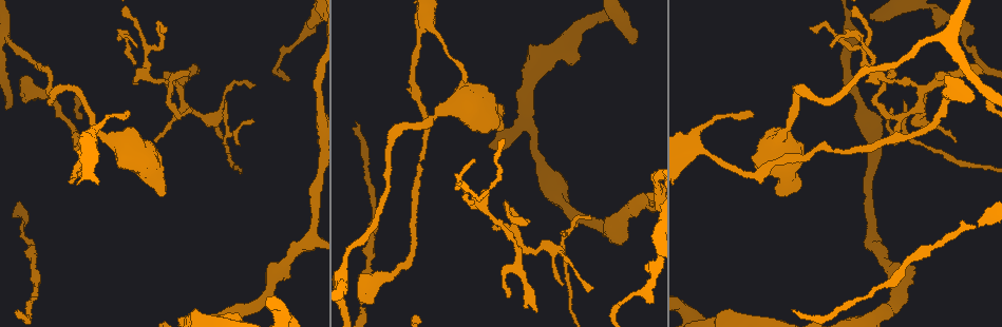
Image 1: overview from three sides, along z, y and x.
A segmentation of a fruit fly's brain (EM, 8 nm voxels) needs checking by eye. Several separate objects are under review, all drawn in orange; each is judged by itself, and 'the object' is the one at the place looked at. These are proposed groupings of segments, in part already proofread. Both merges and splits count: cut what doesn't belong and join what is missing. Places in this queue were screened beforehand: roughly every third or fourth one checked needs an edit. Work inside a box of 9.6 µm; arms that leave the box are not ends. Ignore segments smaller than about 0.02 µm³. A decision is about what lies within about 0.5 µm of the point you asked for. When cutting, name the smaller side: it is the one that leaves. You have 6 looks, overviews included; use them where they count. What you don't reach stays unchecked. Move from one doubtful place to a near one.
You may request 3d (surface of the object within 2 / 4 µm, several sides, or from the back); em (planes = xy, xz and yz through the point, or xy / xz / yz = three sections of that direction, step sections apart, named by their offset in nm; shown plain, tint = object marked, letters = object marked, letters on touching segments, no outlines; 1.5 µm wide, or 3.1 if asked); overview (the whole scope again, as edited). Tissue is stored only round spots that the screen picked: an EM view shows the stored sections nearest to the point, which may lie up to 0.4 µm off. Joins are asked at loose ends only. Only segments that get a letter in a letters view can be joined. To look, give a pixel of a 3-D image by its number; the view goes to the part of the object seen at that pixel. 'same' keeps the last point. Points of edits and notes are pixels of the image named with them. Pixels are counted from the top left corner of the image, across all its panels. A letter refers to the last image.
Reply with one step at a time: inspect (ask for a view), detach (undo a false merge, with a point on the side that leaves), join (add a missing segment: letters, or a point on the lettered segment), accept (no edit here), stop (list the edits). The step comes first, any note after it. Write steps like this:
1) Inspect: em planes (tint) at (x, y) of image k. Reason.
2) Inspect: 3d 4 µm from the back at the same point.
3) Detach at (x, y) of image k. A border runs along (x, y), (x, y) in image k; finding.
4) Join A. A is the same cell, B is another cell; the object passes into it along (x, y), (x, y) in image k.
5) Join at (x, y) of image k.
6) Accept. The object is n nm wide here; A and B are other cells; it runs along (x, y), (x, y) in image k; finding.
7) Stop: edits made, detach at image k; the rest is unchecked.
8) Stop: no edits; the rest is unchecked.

Inspect: em xz step 4 (letters) at (536, 311) of image 1. Free end.

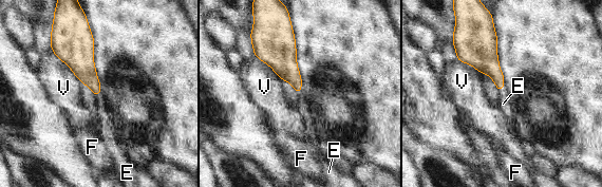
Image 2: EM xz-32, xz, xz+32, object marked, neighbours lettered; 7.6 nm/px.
Join at (302, 107) of image 2. E is the same cell, F and V are other cells; the neuron continues.

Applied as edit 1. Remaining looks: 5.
Inspect: em xy step 8 (plain) at (22, 80) of image 1. Branch stops here.

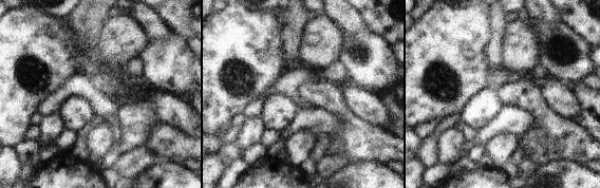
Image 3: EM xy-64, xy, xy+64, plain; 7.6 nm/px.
Inspect: em xy step 8 (tint) at the same point.

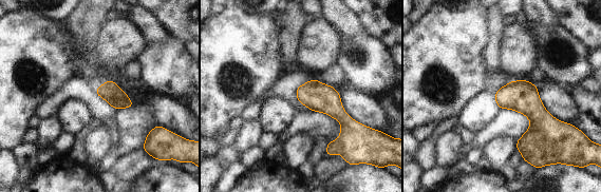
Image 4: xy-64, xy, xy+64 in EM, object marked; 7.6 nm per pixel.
Inspect: em xy step 8 (letters) at the same point. What lies round it.

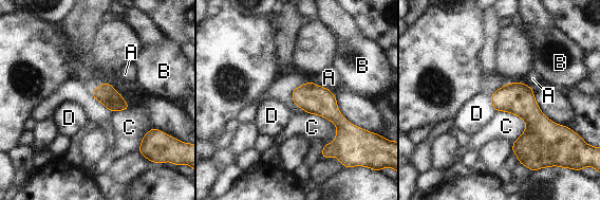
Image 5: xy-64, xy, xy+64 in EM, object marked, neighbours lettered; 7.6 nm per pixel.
Accept. A, B, C and D are other cells; a border runs along (489, 97), (492, 107), (497, 111) in image 5; no lettered segment goes on from it.

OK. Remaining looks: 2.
Inspect: 3d 4 µm at (189, 71) of image 1. Free end.

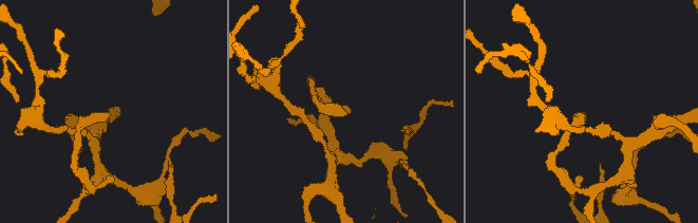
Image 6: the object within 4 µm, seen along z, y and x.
Inspect: em planes (letters) at (108, 113) of image 6.

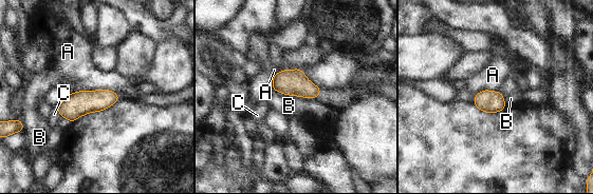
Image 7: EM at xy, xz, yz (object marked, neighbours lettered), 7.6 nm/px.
Accept. The longest contact is with B, 340 nm; A, B and C are other cells; a border runs along (81, 90), (110, 90), (116, 93) in image 7; no lettered segment goes on from it.

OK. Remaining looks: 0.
Stop: edits made, join at image 2; the rest is unchecked.

